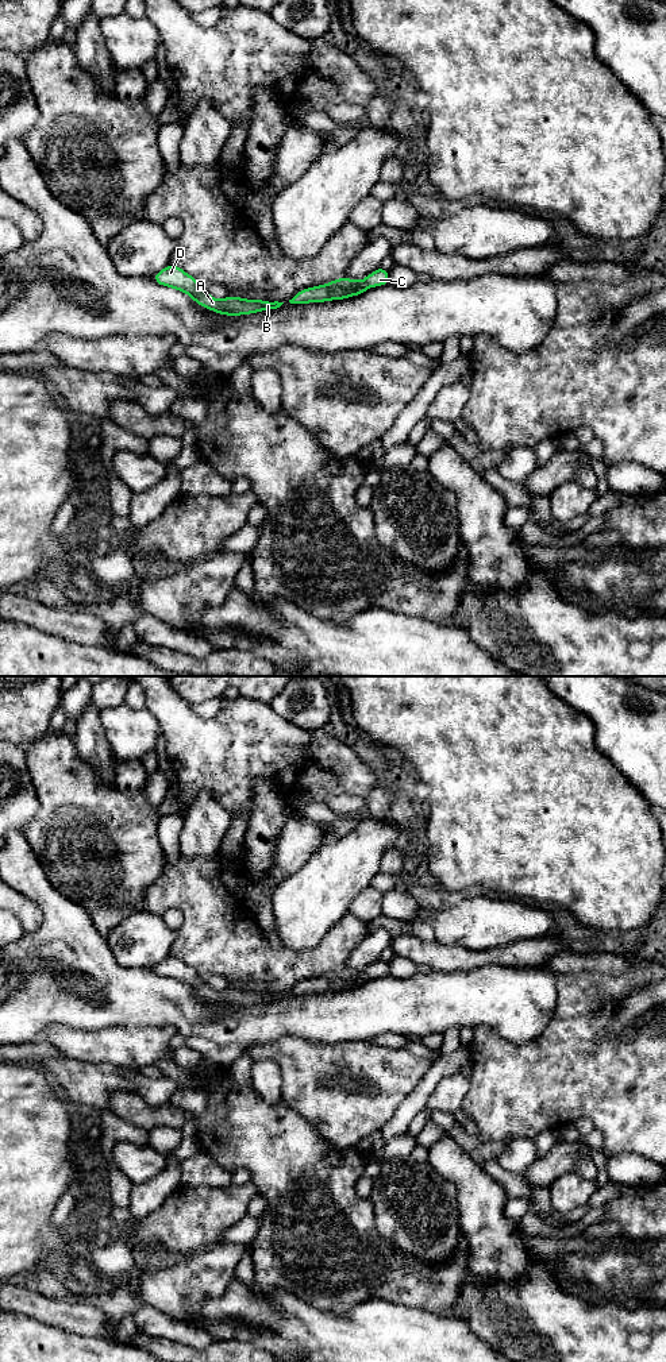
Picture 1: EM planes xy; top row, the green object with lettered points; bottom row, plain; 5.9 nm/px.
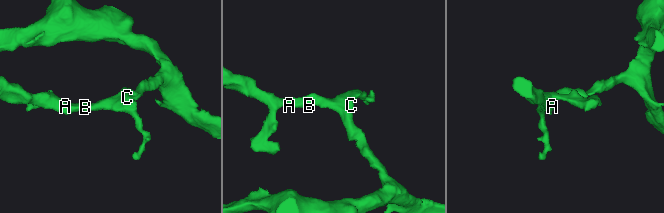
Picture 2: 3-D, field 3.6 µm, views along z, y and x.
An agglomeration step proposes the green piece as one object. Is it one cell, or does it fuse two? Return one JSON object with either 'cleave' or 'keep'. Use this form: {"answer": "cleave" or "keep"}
{"answer": "keep"}

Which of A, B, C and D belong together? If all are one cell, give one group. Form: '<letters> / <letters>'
A B C D

